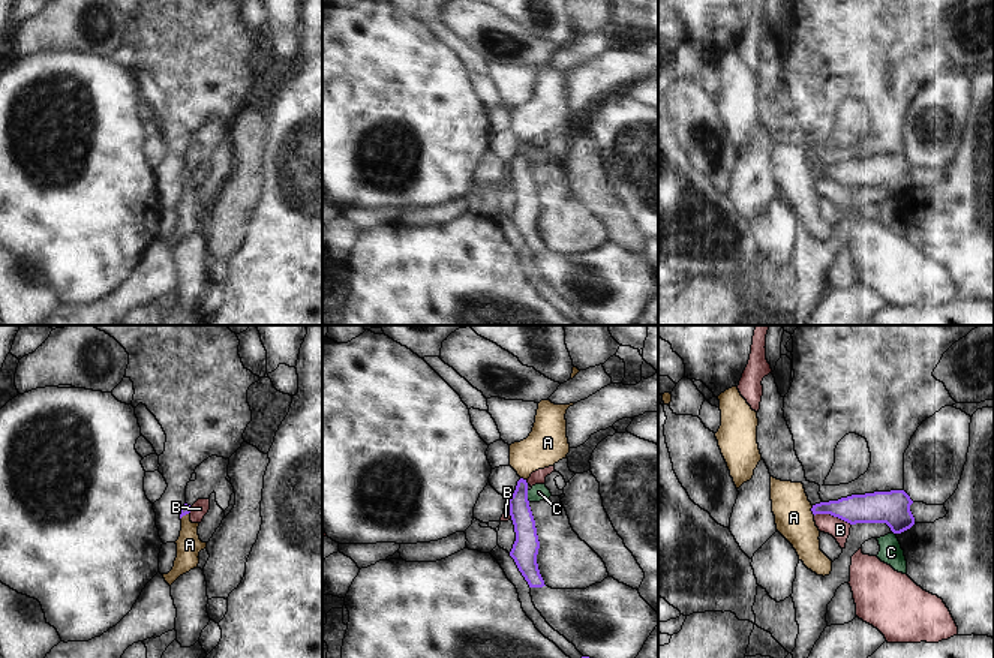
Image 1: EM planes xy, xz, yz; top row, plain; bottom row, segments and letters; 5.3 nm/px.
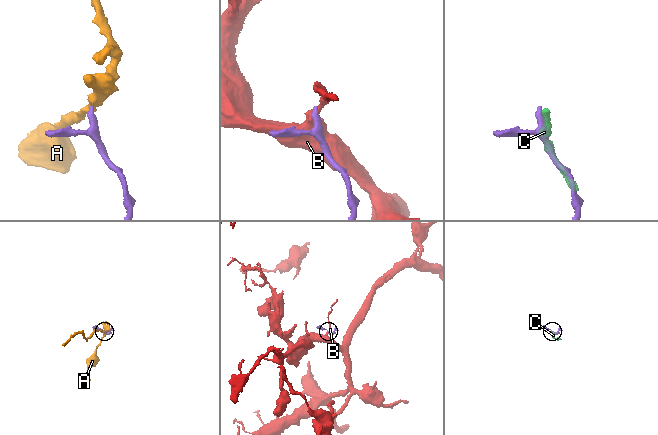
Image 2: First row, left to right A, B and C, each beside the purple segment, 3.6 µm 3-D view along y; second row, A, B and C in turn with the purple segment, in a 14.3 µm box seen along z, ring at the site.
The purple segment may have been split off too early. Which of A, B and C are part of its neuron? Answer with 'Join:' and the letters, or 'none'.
Join: A

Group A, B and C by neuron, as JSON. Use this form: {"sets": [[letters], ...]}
{"sets": [["A"], ["B"], ["C"]]}

